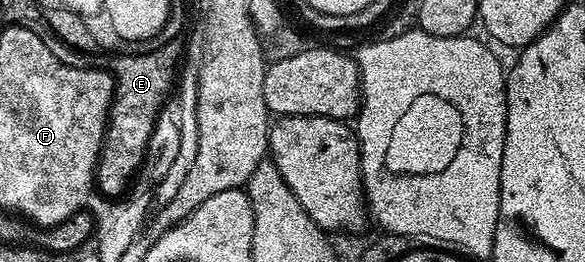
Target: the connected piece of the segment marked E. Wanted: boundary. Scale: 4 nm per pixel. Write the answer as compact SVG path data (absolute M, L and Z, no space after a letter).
M180 41L162 42L150 54L125 54L107 63L113 76L113 102L109 105L109 120L105 127L105 143L97 157L95 186L109 200L124 195L130 189L137 169L144 167L149 153L151 132L162 117L165 101L170 101L178 77L177 61L181 58Z

